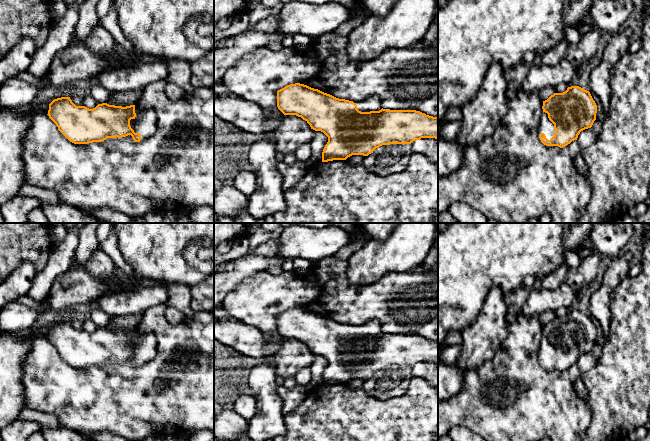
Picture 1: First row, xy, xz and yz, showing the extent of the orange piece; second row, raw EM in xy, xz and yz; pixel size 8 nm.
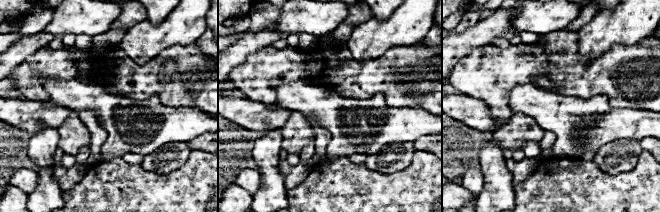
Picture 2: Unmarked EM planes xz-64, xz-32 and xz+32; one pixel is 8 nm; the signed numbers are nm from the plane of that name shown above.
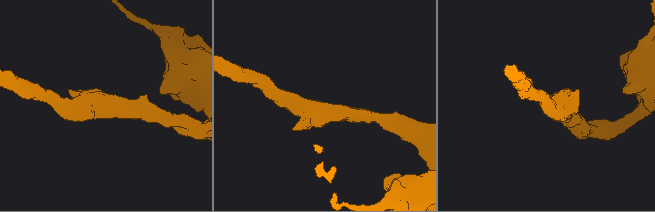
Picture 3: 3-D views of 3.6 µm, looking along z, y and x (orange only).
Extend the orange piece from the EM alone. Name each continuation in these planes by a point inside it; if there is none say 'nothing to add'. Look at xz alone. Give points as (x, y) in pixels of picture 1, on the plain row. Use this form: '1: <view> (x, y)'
1: xz (373, 327)

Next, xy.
1: xy (145, 347)

